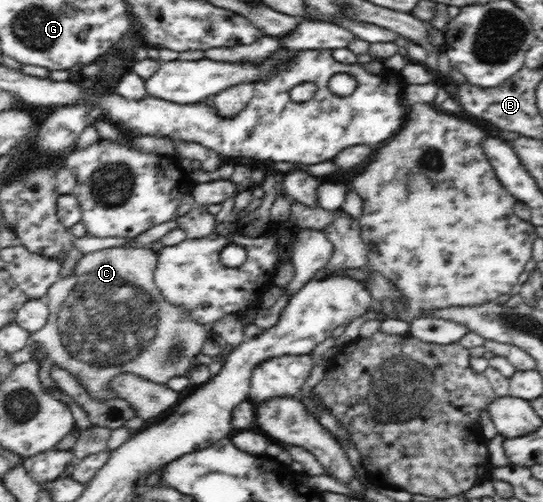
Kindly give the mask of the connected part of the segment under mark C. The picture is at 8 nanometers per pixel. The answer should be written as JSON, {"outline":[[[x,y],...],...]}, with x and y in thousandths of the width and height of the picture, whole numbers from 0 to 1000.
{"outline":[[[227,490],[203,492],[151,506],[151,514],[140,522],[140,534],[129,542],[131,546],[125,552],[107,558],[107,562],[88,574],[88,582],[85,582],[83,596],[92,622],[88,637],[85,645],[77,649],[77,655],[70,655],[57,663],[55,683],[74,683],[87,703],[87,717],[99,727],[122,735],[125,743],[136,747],[140,757],[144,757],[158,779],[166,783],[166,791],[173,791],[173,795],[199,797],[212,791],[208,777],[204,777],[197,765],[204,763],[206,753],[217,749],[217,745],[243,743],[258,753],[297,767],[306,767],[309,757],[320,749],[341,749],[350,735],[363,727],[361,709],[370,703],[368,695],[372,687],[385,677],[387,665],[392,663],[387,647],[346,637],[339,616],[311,606],[311,602],[304,598],[297,578],[287,572],[287,564],[284,564],[289,518],[291,508],[276,496],[276,490],[265,494],[228,494]]]}

